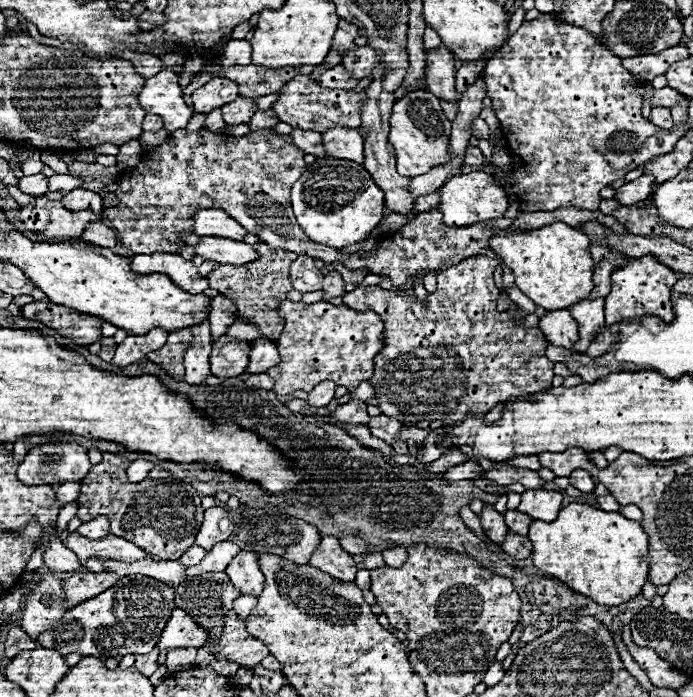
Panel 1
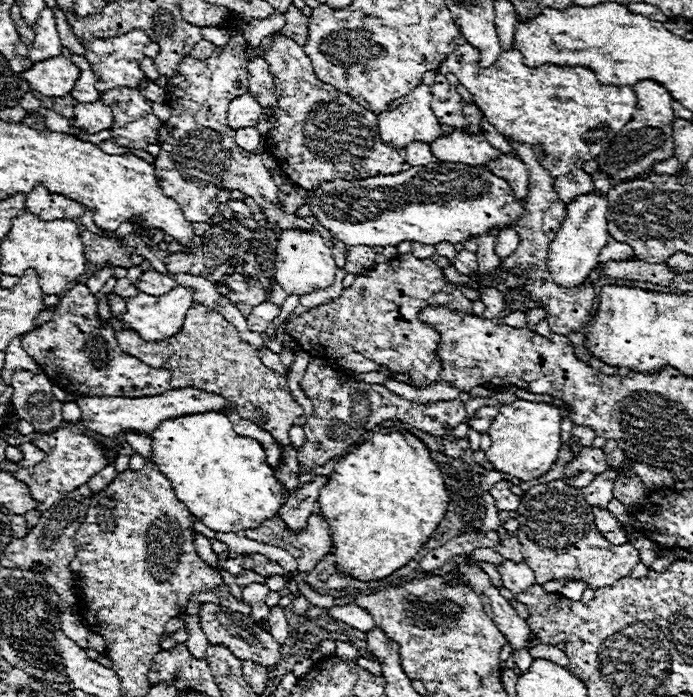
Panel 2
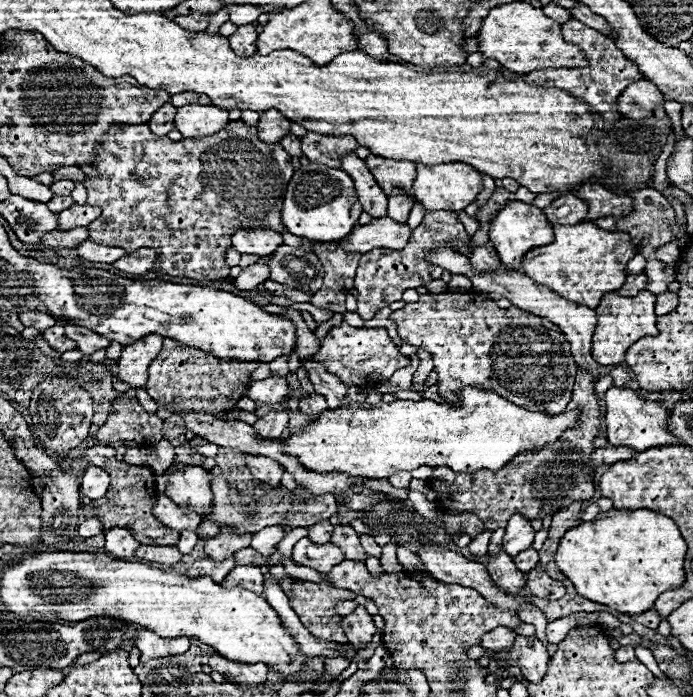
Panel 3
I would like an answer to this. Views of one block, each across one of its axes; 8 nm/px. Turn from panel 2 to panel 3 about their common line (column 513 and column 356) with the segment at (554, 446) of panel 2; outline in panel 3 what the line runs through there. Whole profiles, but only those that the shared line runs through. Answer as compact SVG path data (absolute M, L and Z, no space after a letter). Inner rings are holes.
M466 386L456 394L460 402L434 402L434 400L394 400L390 404L378 402L376 406L350 402L350 406L338 410L326 410L316 422L306 428L292 432L286 438L284 452L292 454L308 470L318 470L320 474L340 472L360 478L388 478L394 472L406 470L412 472L418 466L448 466L456 472L472 470L500 470L510 458L528 450L540 450L540 446L556 442L564 430L580 422L580 410L574 408L562 414L530 412L522 406L516 406L492 390L480 390Z

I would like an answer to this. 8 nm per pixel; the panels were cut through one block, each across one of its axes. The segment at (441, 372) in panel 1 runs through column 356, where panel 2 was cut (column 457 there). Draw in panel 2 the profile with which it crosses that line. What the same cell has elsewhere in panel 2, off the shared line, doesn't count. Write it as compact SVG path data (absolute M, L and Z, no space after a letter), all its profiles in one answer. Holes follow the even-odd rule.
M400 254L388 260L386 264L374 264L364 276L362 274L356 276L354 284L350 288L344 288L336 300L316 306L300 314L298 318L286 322L284 330L288 336L292 336L298 342L298 346L304 352L312 354L314 358L344 358L350 352L358 352L378 362L380 366L388 368L390 372L408 374L412 386L426 388L440 382L440 370L442 370L442 360L436 356L440 346L440 334L434 326L418 318L418 312L426 306L446 306L450 310L460 310L460 312L466 310L468 314L474 314L472 300L468 300L456 284L444 280L442 268L436 262L432 262L430 258L420 260L414 254Z

